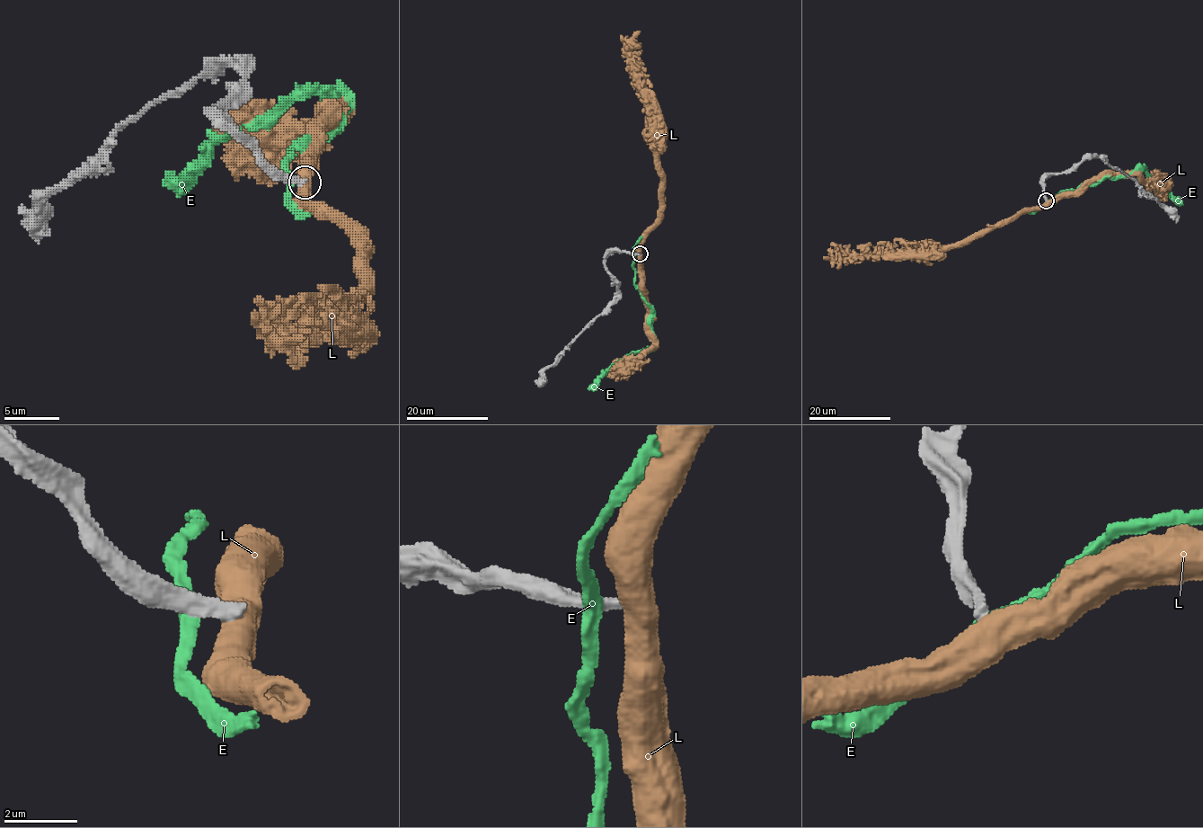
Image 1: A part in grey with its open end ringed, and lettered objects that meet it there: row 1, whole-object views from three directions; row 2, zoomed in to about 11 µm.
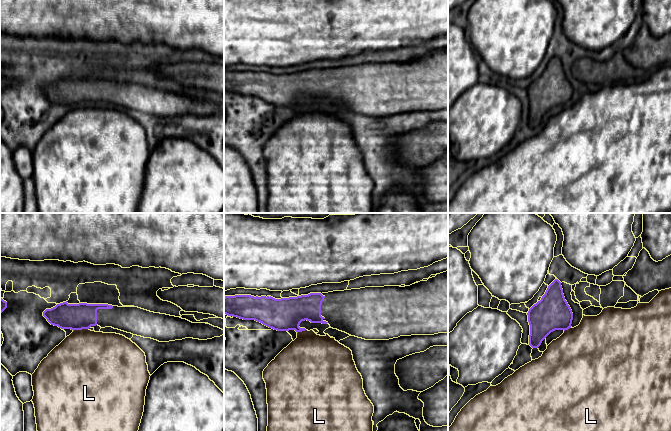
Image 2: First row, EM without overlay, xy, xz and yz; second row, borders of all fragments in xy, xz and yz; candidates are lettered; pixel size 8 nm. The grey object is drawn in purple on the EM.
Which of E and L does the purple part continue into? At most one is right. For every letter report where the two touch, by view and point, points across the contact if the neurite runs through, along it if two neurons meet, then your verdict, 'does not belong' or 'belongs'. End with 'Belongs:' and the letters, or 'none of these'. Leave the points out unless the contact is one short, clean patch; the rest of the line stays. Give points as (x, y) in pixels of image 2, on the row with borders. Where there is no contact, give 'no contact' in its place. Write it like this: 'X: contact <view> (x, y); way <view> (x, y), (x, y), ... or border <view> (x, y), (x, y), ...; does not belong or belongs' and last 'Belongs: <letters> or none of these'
E: no contact; does not belong
L: contact xy (80, 329); border xy (88, 328), (73, 331); does not belong
Belongs: none of these

